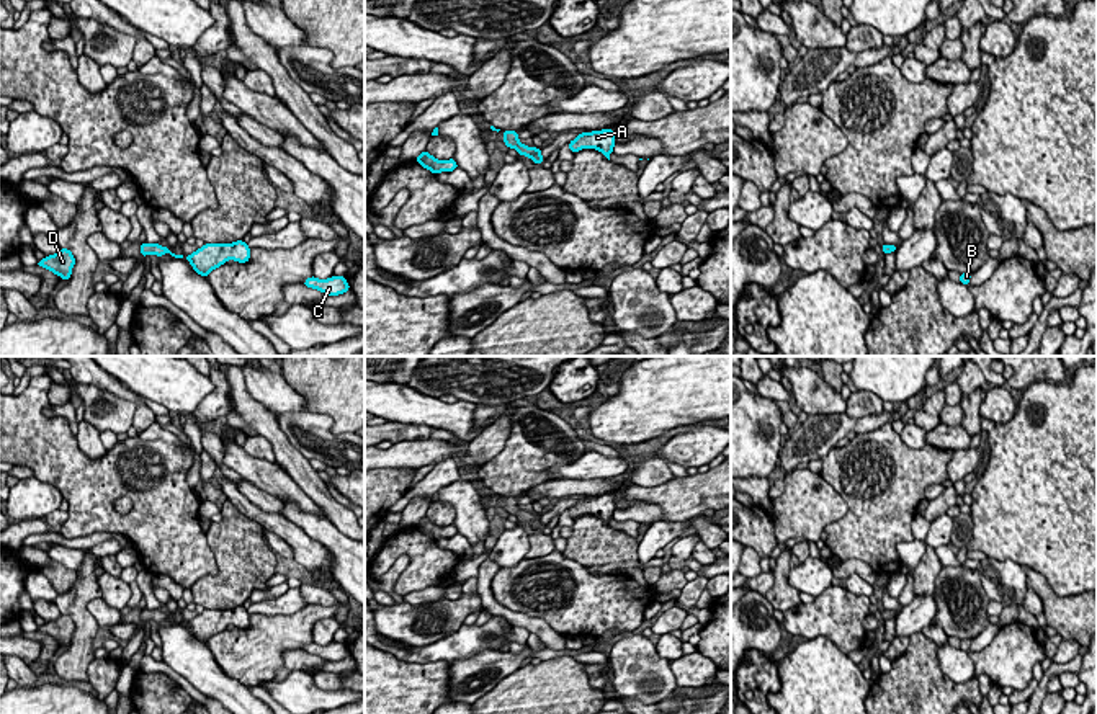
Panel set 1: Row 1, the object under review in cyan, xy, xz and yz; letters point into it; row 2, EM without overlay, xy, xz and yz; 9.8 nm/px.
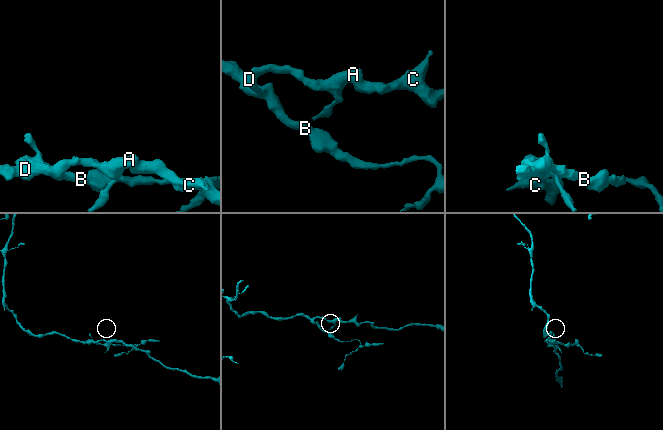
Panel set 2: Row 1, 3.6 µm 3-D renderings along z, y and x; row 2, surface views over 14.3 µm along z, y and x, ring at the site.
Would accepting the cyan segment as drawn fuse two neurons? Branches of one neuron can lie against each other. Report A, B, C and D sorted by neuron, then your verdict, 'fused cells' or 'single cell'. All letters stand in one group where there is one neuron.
groups A B C D; single cell

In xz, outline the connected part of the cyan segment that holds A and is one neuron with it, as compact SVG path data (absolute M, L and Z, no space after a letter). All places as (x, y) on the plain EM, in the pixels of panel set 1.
M613 495L582 498L574 506L569 508L569 515L572 520L582 515L595 515L602 518L608 526L610 520L613 518L613 513L615 513Z

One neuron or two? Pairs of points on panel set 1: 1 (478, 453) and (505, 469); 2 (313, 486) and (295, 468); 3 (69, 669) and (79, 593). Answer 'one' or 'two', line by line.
1: two
2: one
3: one

